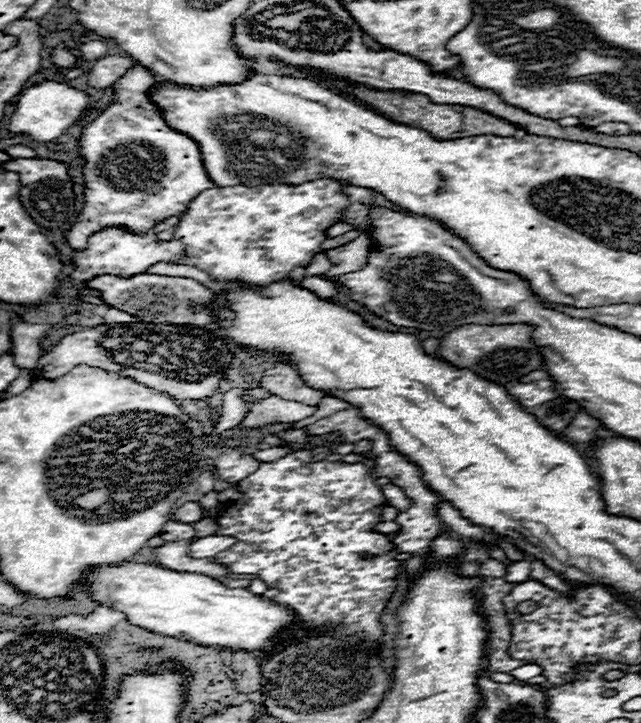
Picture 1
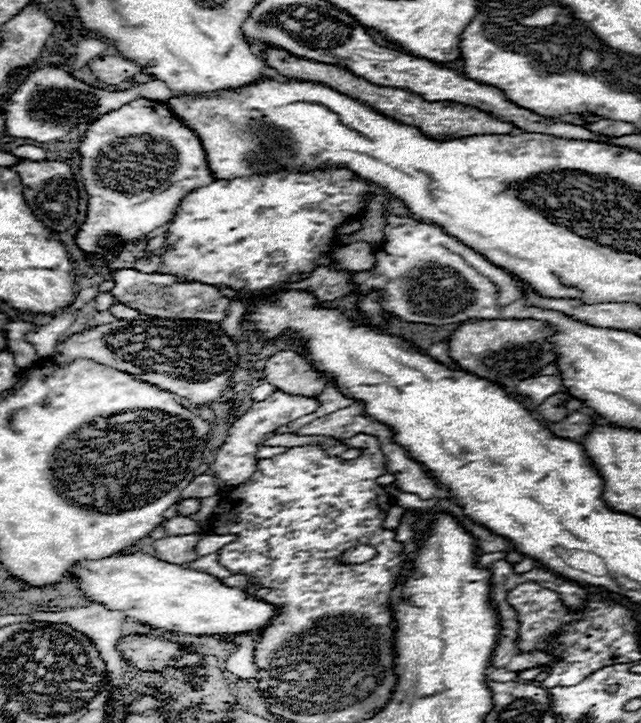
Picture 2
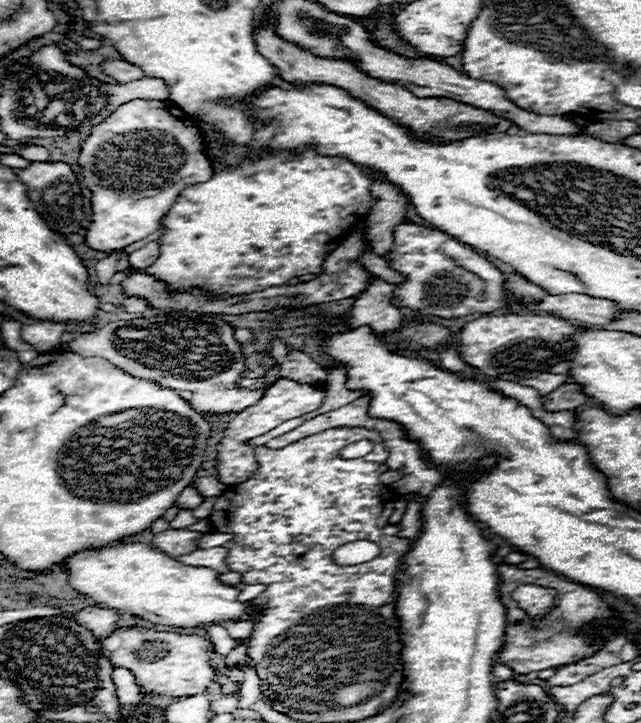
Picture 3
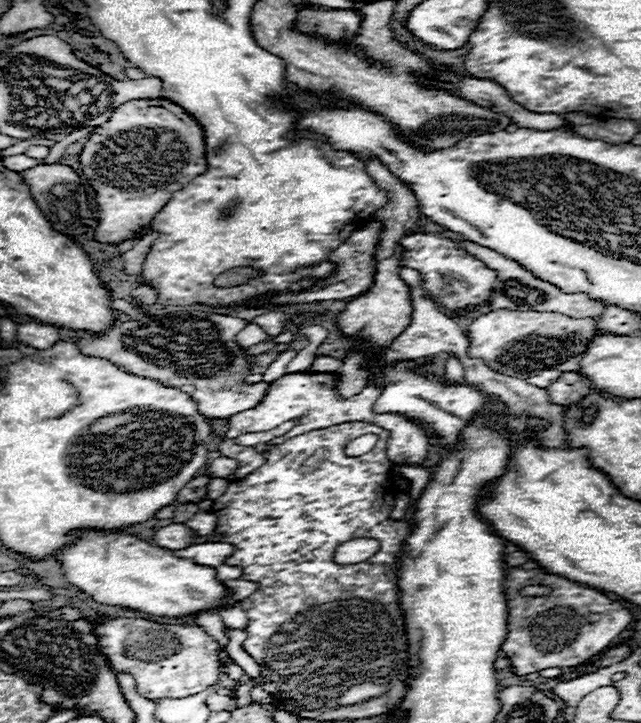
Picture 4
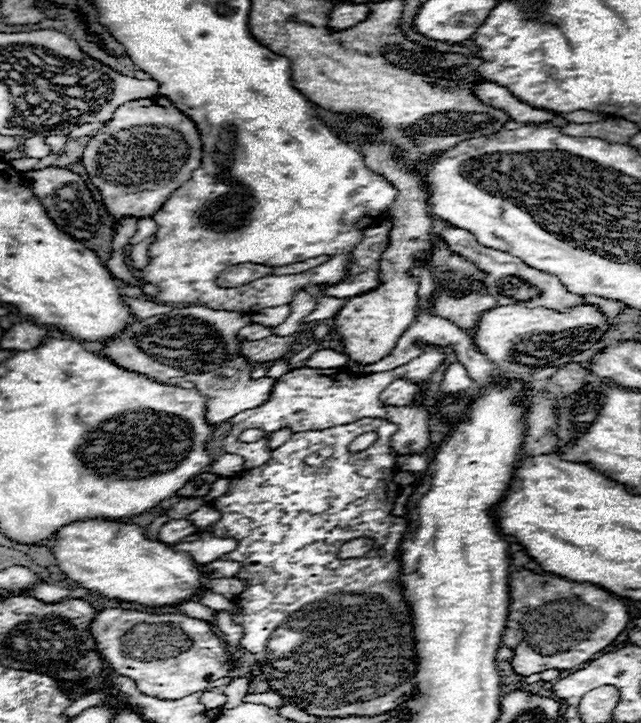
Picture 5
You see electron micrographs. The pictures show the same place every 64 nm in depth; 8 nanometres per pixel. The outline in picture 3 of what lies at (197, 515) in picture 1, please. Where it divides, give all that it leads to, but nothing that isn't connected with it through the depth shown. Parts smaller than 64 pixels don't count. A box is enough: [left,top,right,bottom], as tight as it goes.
[176,488,202,510]

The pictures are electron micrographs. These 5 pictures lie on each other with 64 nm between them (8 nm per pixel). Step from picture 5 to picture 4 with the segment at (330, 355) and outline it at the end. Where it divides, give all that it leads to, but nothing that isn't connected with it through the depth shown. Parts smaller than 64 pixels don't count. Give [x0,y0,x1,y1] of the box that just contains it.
[310,356,342,373]

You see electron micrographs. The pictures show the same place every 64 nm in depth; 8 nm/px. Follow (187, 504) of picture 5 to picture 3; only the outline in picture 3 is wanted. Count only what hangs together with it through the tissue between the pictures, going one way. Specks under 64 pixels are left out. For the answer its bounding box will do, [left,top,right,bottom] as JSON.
[172,510,196,530]

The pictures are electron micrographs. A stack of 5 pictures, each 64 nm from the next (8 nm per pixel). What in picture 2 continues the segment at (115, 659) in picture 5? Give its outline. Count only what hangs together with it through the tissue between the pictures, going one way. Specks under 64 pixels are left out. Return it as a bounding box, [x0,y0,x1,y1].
[116,636,200,670]

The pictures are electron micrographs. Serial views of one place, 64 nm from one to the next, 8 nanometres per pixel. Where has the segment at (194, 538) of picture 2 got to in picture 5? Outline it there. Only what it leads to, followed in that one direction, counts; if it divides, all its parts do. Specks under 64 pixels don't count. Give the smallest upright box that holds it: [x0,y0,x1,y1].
[158,520,196,546]

